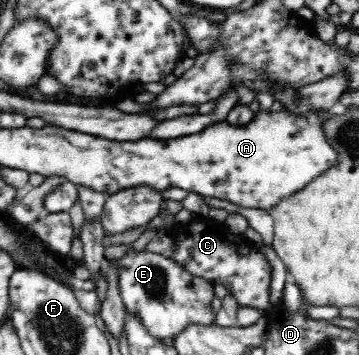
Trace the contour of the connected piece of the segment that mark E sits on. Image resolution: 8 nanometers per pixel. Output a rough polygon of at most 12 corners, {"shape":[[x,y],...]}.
{"shape":[[146,248],[117,260],[128,313],[156,338],[214,324],[212,282]]}

